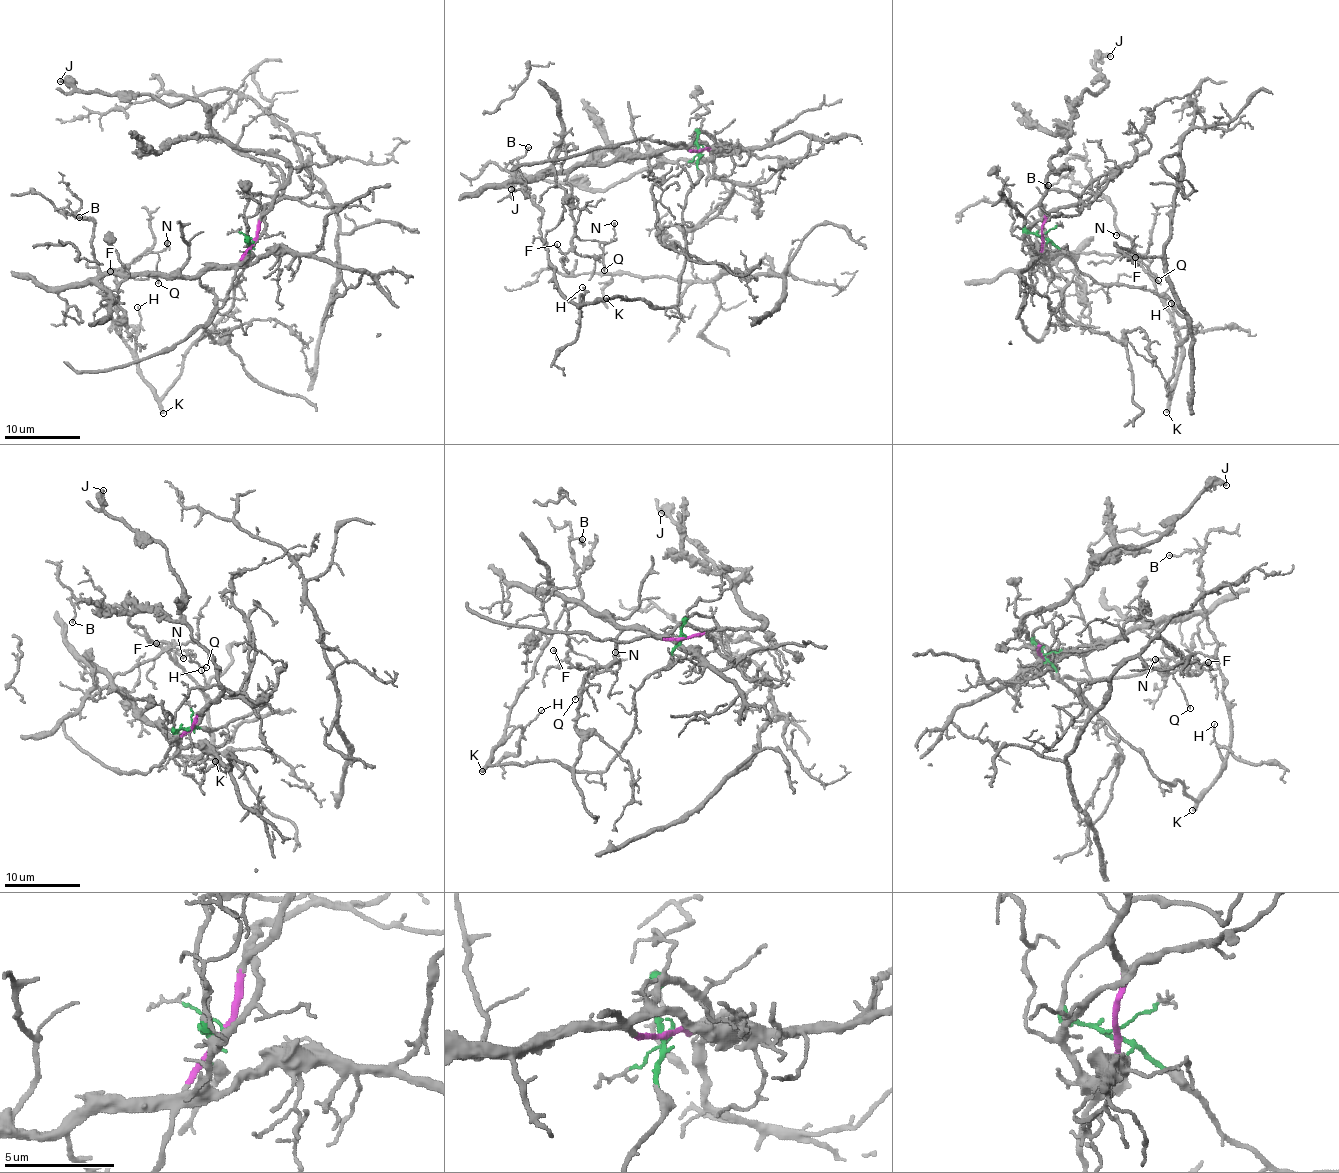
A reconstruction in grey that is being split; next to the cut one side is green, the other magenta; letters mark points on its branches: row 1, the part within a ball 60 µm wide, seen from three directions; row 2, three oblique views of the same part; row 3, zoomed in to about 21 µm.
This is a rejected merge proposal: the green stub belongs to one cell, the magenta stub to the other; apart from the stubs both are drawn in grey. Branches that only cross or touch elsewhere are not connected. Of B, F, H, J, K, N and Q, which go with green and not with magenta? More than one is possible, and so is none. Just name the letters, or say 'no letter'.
B, H, K

